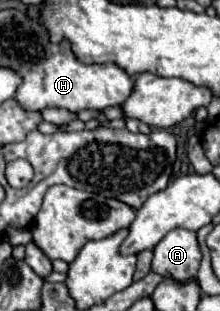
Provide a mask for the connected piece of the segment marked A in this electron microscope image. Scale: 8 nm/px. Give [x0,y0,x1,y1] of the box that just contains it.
[151,228,201,282]

